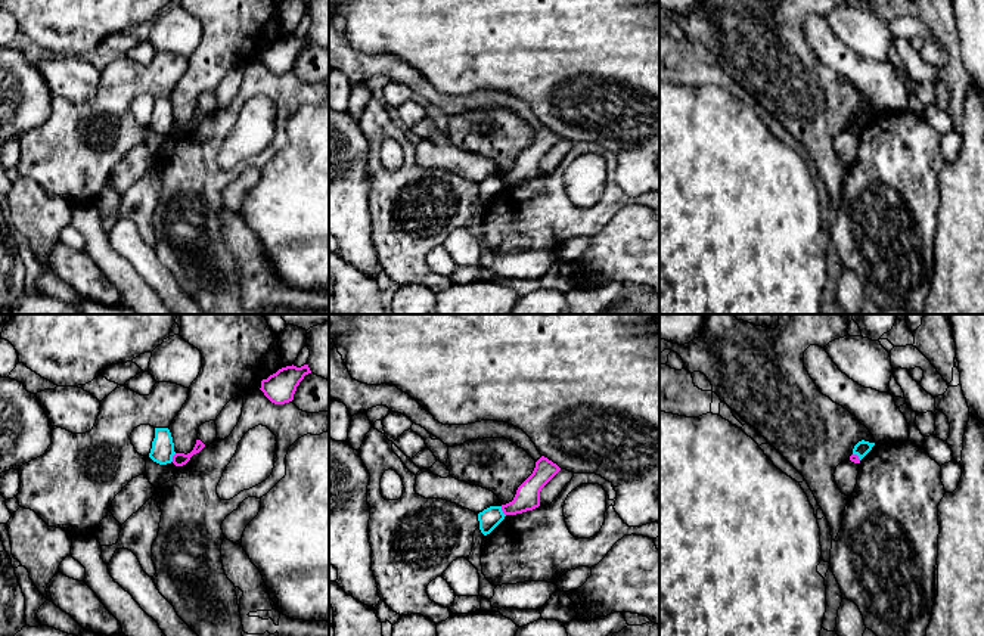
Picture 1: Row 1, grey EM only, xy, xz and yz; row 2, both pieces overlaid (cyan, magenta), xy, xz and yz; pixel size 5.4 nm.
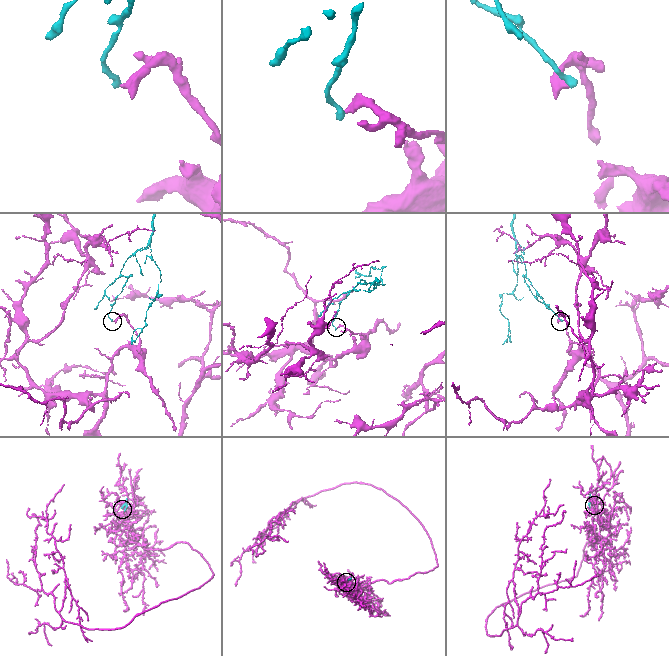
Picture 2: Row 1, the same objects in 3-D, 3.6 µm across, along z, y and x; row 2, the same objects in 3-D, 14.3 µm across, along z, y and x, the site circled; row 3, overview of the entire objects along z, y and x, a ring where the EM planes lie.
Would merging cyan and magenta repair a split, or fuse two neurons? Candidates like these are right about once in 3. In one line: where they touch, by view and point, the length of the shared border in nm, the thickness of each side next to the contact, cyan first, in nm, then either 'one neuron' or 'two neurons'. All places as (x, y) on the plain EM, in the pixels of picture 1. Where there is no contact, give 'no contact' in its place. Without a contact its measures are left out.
xz (502, 180) | 60 nm | 110/140 nm | two neurons

